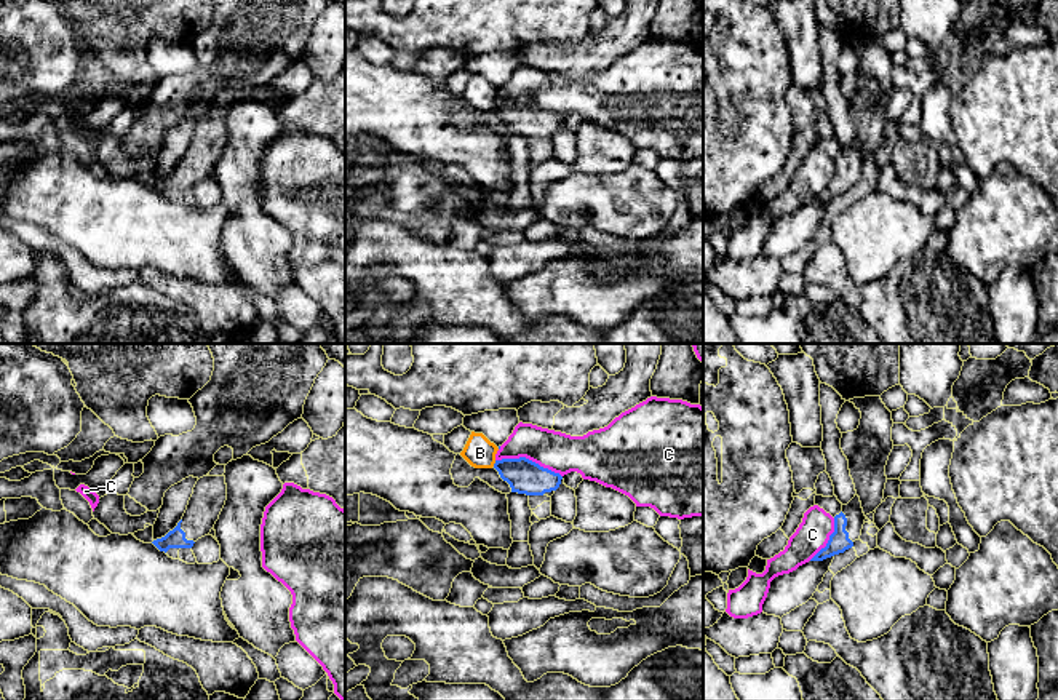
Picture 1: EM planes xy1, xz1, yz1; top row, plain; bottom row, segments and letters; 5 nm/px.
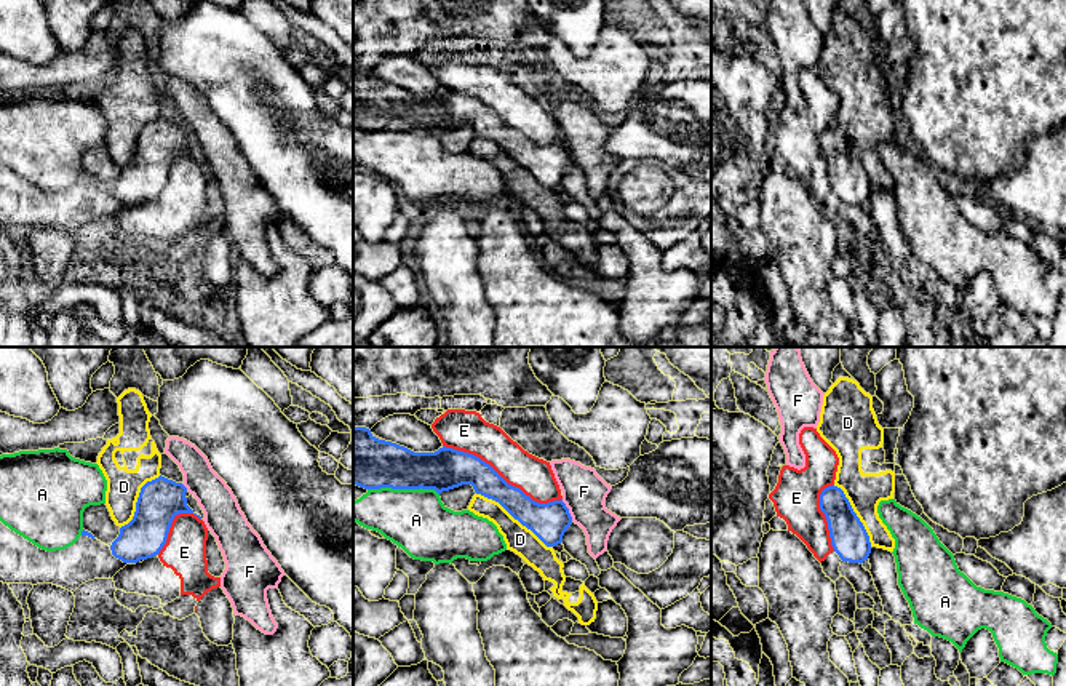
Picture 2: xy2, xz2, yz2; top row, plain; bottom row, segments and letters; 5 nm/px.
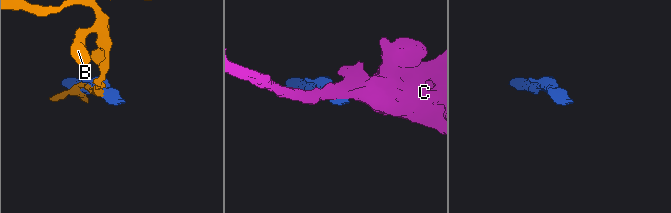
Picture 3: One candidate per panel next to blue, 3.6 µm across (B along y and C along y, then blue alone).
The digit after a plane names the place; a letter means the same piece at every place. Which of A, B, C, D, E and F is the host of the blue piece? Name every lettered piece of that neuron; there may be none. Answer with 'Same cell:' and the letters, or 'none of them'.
Same cell: none of them

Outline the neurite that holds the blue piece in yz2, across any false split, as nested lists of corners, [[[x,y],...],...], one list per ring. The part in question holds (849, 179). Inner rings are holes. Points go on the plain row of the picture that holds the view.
[[[828,128],[820,136],[820,152],[825,155],[831,187],[842,203],[863,205],[871,195],[869,177],[853,154],[844,133]]]

